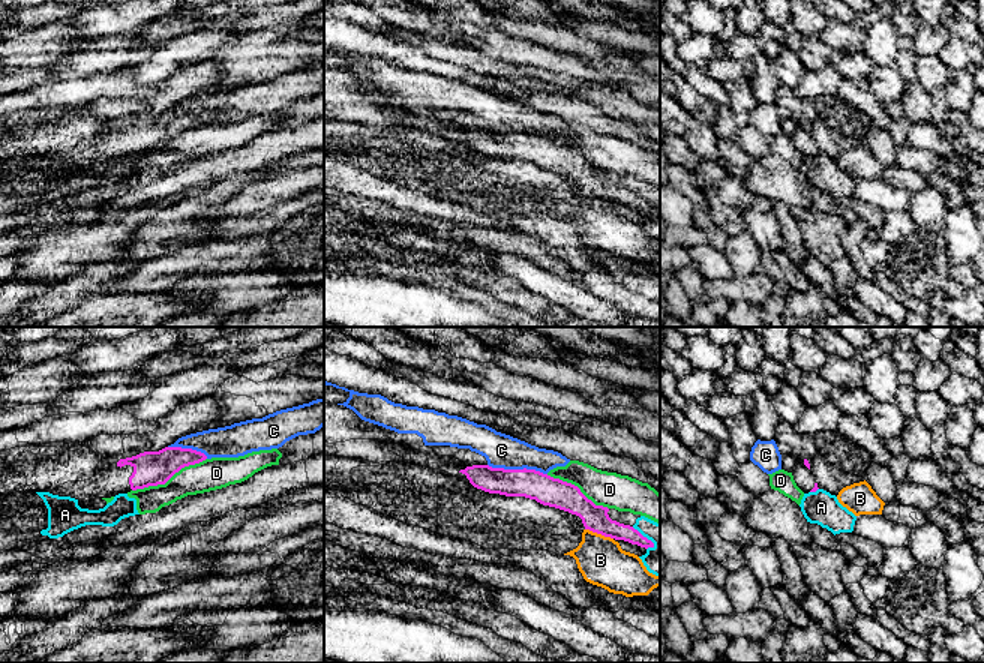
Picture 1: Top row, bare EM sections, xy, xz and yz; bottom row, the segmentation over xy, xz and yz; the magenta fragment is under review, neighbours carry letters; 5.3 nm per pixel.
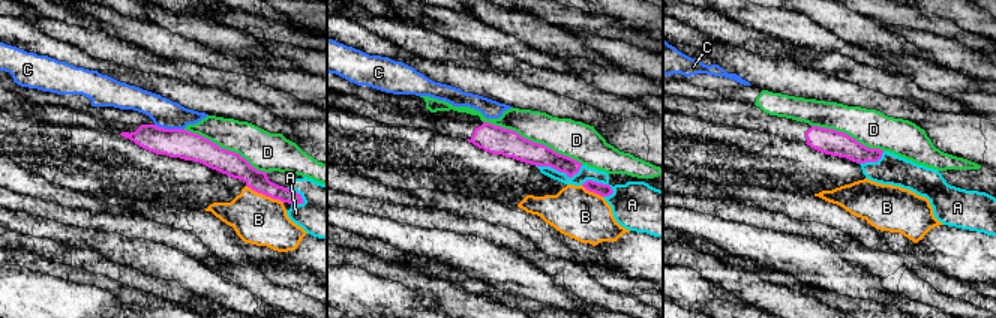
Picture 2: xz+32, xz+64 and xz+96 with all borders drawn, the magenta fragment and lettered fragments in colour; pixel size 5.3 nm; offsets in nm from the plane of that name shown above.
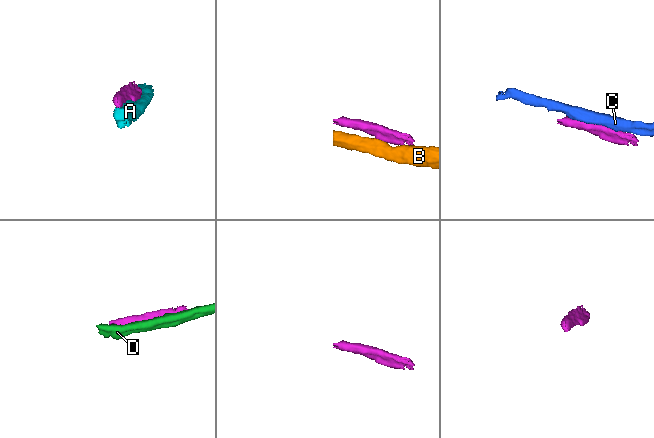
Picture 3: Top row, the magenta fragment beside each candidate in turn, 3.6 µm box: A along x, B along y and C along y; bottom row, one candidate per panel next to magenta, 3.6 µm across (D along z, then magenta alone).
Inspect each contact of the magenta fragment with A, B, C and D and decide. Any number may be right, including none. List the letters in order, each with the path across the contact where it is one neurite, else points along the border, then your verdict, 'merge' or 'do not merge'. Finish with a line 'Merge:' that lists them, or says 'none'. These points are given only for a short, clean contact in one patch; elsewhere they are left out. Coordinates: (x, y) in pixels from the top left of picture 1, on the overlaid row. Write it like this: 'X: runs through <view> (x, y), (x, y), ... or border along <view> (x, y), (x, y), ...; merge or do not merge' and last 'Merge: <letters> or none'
A: do not merge
B: border along xz (585, 528), (612, 539); do not merge
C: do not merge
D: do not merge
Merge: none

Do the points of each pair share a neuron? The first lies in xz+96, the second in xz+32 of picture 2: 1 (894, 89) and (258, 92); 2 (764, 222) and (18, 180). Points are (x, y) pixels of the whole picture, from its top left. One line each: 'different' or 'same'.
1: same
2: different

